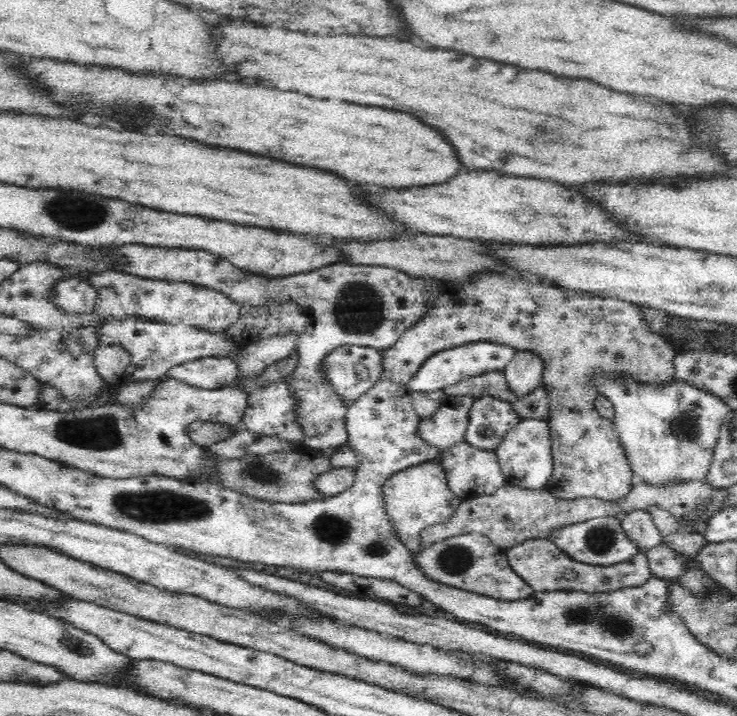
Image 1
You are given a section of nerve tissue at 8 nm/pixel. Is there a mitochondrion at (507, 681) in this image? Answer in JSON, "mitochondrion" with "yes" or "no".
{"mitochondrion":"no"}

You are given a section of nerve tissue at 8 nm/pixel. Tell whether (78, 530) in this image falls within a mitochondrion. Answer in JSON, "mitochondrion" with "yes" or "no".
{"mitochondrion":"no"}

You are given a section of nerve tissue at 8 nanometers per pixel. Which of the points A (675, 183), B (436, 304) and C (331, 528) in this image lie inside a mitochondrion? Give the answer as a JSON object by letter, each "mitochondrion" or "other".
{"A":"other","B":"other","C":"mitochondrion"}

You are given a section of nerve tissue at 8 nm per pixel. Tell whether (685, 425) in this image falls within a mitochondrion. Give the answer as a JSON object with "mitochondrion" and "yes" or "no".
{"mitochondrion":"yes"}

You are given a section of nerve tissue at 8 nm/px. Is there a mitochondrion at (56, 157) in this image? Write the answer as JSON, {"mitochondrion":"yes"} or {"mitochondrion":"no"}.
{"mitochondrion":"no"}

